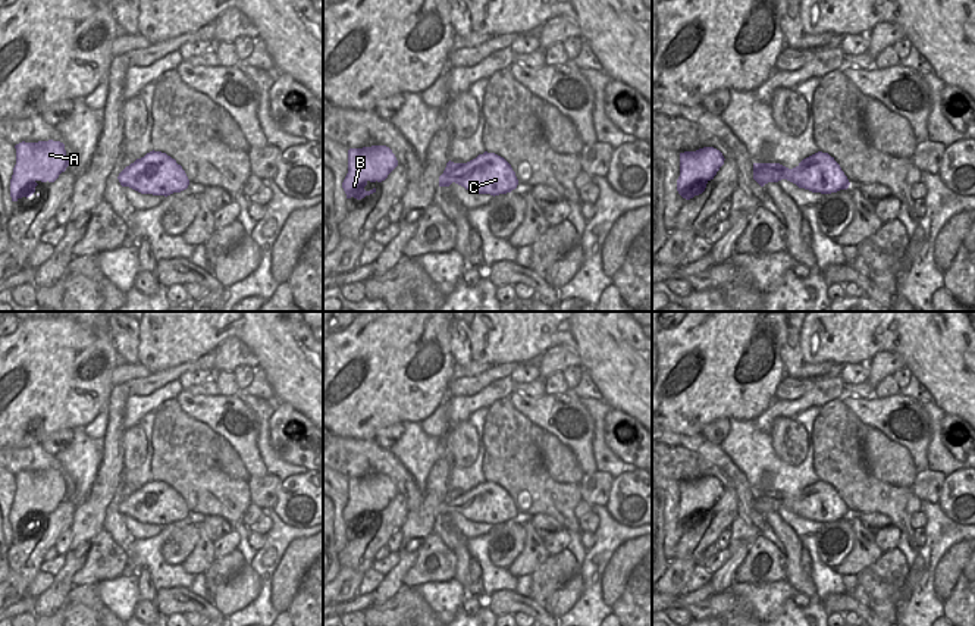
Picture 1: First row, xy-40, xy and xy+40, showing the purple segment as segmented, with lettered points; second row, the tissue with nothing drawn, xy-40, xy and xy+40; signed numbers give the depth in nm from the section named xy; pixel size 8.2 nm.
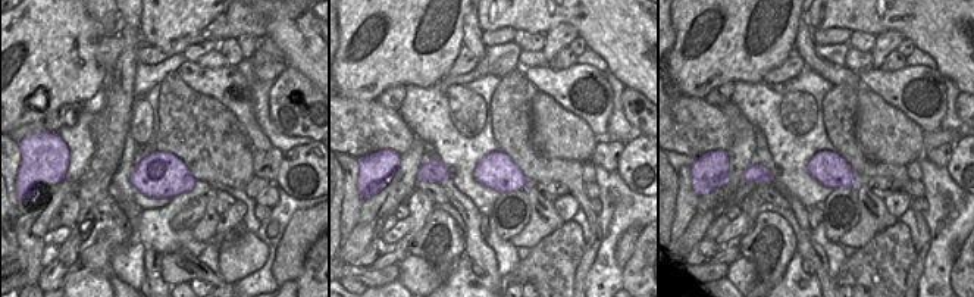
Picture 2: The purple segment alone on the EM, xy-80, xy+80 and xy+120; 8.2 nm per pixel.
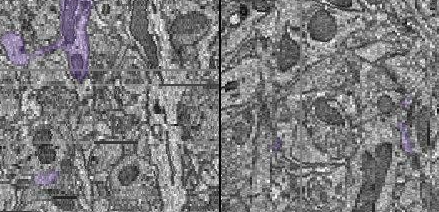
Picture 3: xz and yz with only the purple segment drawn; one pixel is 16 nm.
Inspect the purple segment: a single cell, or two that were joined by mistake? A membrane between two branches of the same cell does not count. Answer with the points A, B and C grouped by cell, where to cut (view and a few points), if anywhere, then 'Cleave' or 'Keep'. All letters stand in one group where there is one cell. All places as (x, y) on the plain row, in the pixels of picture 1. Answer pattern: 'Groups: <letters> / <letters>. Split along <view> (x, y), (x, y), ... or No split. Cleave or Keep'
Groups: A B C. No split. Keep.

